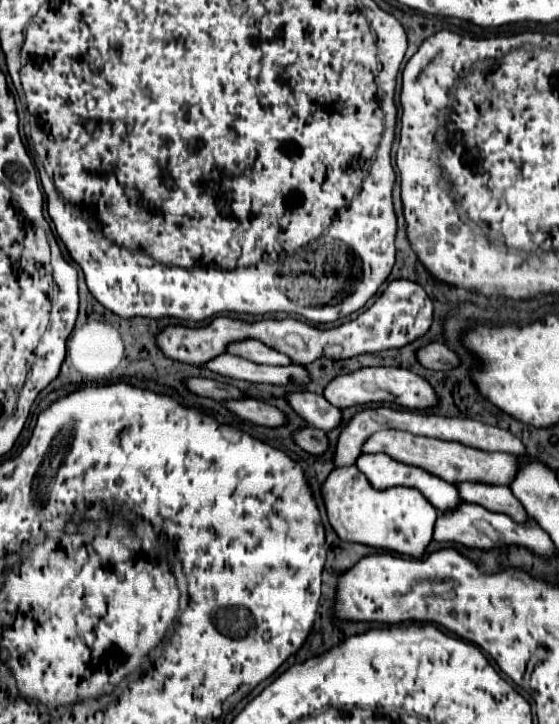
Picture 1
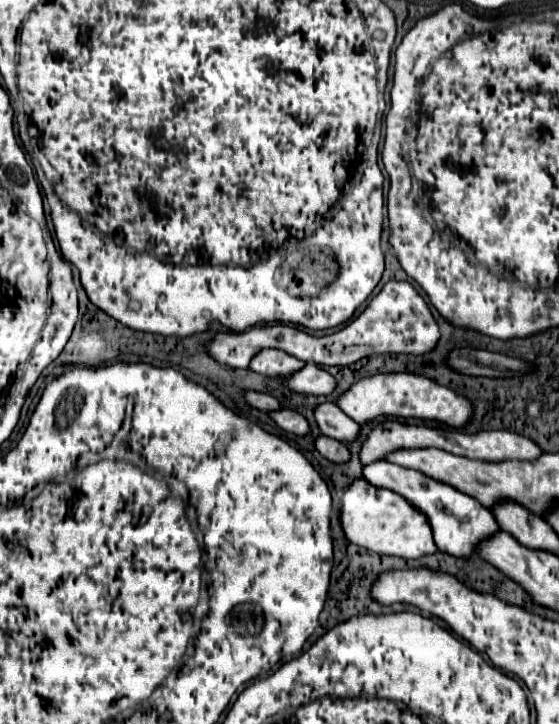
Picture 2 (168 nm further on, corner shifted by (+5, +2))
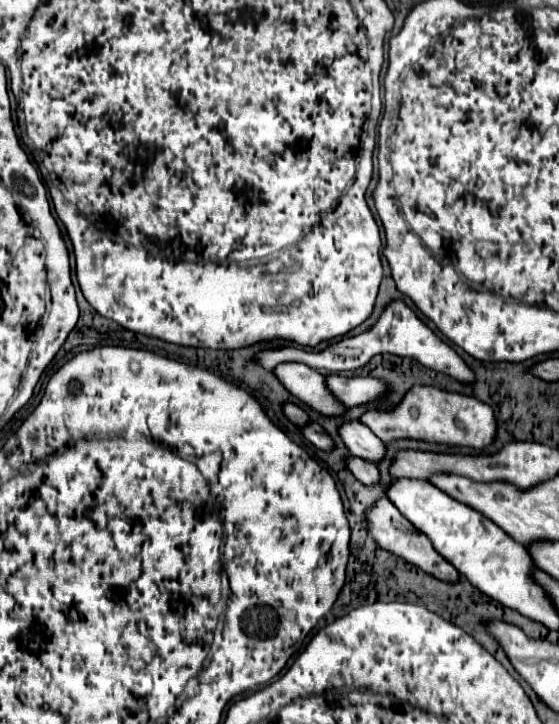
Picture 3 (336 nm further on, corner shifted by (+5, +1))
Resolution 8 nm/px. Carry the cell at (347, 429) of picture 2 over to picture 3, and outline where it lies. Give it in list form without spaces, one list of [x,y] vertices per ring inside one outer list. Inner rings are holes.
[[[344,422],[338,428],[338,436],[354,456],[360,456],[370,462],[378,462],[384,456],[384,442],[360,422]]]

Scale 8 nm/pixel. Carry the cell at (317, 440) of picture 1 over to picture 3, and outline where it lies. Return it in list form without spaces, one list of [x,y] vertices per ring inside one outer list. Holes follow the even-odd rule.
[[[348,454],[344,460],[346,460],[348,470],[350,470],[360,482],[364,482],[364,484],[372,484],[372,482],[378,480],[378,468],[376,468],[374,462],[362,460],[362,458],[352,456],[352,454]]]

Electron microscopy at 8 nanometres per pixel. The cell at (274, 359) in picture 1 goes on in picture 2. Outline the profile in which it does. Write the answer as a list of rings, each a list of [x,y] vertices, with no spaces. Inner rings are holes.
[[[264,349],[260,351],[252,363],[250,369],[266,375],[266,377],[286,377],[286,373],[294,373],[298,369],[302,369],[304,361],[280,351],[280,349]]]

